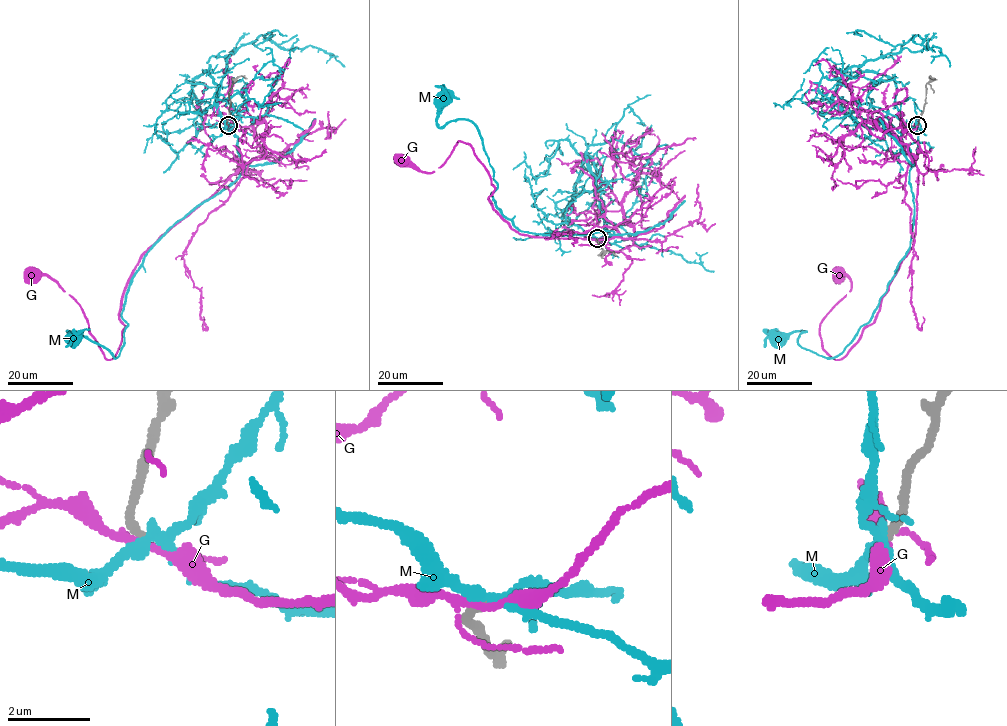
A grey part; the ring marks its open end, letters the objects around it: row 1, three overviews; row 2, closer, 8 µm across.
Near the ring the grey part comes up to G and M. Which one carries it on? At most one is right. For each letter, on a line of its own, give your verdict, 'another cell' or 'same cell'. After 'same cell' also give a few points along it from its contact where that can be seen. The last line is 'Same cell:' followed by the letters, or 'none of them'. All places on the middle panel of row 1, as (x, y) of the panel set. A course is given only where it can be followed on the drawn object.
G: another cell
M: another cell
Same cell: none of them

